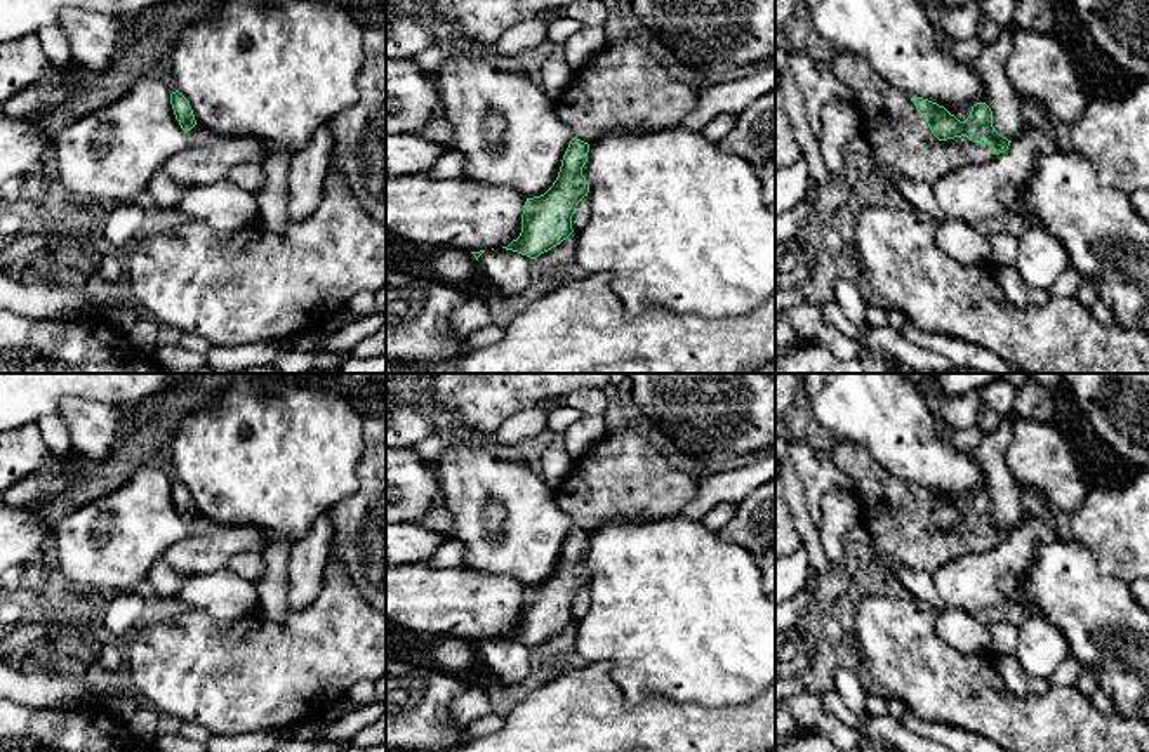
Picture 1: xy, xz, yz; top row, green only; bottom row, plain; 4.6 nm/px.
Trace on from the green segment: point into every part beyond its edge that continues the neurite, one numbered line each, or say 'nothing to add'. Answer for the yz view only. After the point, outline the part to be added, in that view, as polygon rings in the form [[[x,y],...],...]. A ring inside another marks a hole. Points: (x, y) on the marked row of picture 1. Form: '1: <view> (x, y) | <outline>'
1: yz (899, 143) | [[[838,50],[831,73],[857,96],[853,108],[860,135],[888,189],[900,177],[933,184],[956,168],[994,158],[989,144],[977,144],[963,135],[932,144],[933,134],[911,96],[888,85],[862,56]]]

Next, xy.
1: xy (207, 158) | [[[196,125],[186,132],[189,142],[174,153],[163,172],[177,182],[207,186],[226,179],[233,167],[264,160],[264,144],[254,137],[224,137]]]

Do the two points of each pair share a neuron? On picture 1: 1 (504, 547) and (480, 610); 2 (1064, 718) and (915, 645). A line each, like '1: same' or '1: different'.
1: different
2: same

